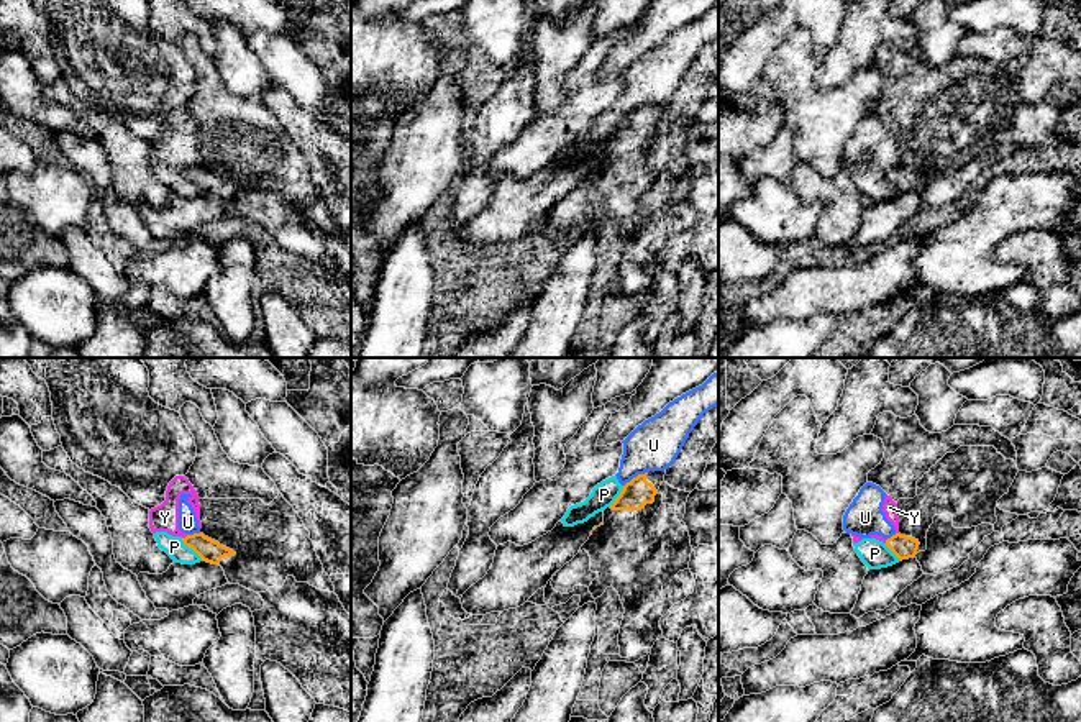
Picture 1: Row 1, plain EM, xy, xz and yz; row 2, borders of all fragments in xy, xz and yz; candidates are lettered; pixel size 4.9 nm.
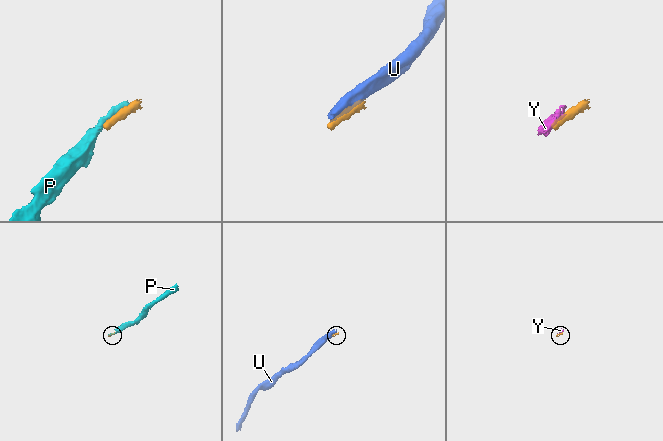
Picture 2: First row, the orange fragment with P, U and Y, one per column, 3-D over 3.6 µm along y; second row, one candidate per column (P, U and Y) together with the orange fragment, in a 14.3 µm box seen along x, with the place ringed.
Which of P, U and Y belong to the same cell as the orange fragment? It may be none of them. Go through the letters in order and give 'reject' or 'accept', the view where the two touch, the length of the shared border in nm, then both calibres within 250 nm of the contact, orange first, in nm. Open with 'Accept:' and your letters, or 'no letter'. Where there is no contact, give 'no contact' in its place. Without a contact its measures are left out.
Accept: no letter
P: reject | xy | 160 nm | 110/100 nm
U: reject | xz | 140 nm | 140/240 nm
Y: reject | xy | 40 nm | 110/140 nm

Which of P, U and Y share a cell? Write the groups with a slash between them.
P U Y

